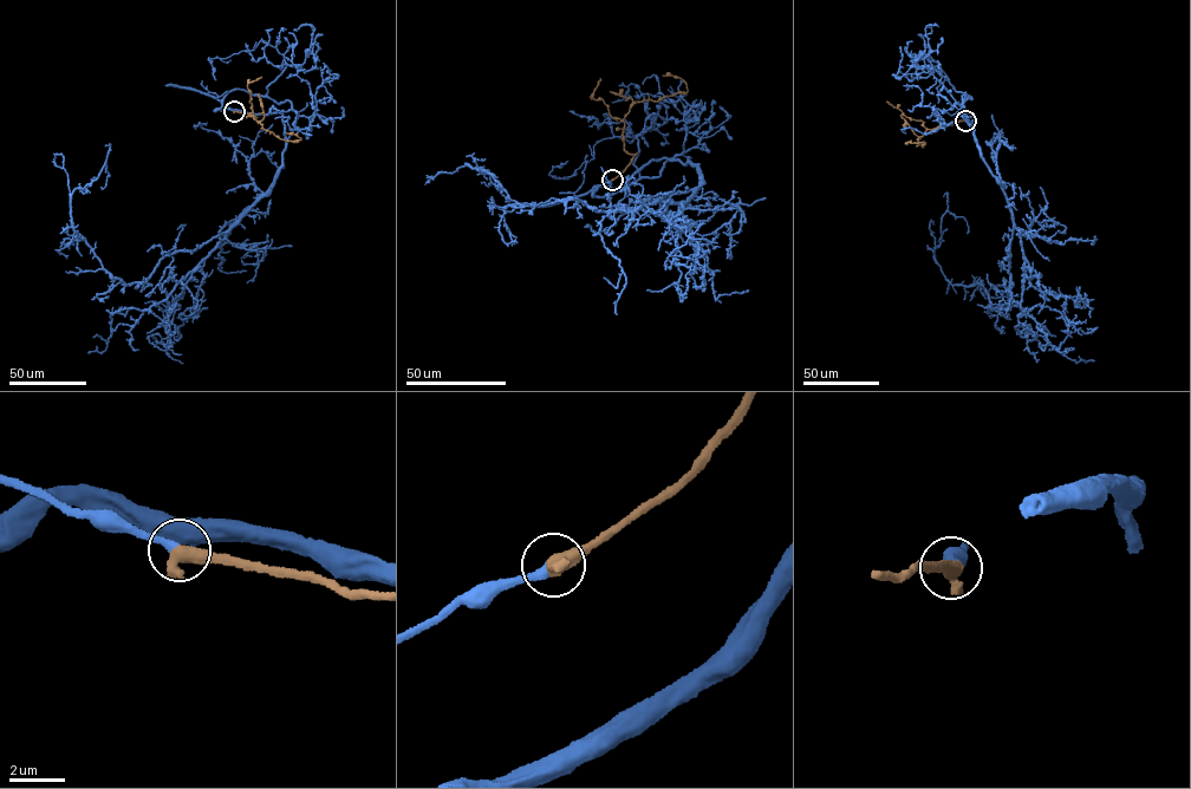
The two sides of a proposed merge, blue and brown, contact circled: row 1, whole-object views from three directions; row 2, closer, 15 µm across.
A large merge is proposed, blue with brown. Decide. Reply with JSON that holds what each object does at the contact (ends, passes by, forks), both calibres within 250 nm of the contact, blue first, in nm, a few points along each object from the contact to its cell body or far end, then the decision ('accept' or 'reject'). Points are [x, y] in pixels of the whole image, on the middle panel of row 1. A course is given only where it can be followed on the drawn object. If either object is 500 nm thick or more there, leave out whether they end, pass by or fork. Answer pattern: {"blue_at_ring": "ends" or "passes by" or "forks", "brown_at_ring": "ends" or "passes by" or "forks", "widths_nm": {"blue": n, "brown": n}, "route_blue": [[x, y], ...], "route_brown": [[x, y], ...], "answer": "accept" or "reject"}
{"widths_nm": {"blue": 300, "brown": 650}, "route_blue": [[612, 180], [593, 195], [665, 157], [702, 183], [679, 204], [532, 206], [466, 164], [505, 201]], "route_brown": [[612, 180], [635, 156], [624, 150], [623, 135], [630, 106], [688, 91], [683, 79], [662, 76]], "answer": "accept"}

